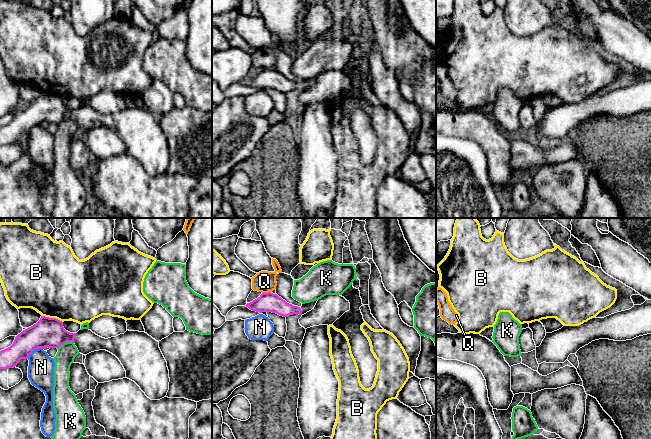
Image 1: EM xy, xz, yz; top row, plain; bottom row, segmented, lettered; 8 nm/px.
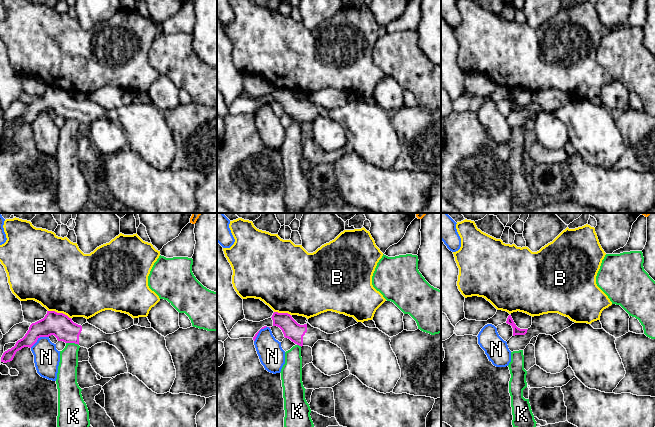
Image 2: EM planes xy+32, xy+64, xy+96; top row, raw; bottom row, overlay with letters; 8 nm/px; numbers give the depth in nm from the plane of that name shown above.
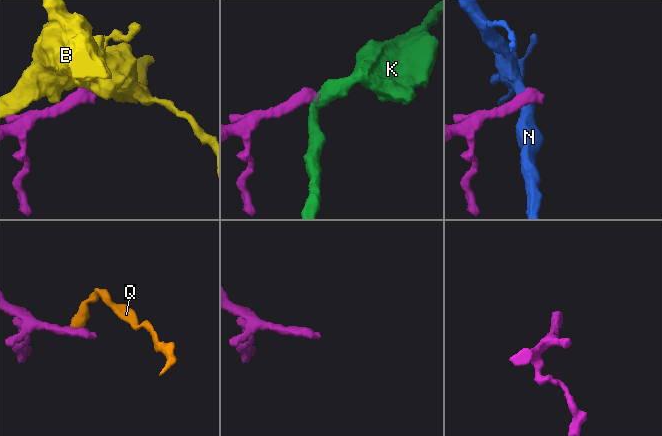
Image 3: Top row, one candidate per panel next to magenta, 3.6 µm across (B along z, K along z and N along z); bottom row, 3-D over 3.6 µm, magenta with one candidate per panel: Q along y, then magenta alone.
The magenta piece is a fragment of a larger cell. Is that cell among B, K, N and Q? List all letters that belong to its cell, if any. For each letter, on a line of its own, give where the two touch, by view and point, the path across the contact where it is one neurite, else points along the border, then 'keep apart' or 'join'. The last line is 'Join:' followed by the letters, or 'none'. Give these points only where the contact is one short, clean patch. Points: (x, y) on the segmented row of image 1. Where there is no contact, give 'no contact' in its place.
B: xy (52, 318) | keep apart
K: xy (65, 342) | along xy (73, 341), (67, 341), (57, 348) | keep apart
N: xy (34, 349) | along xy (42, 348), (36, 348), (27, 358) | keep apart
Q: xz (266, 293) | along xz (270, 291), (262, 293) | keep apart
Join: none

